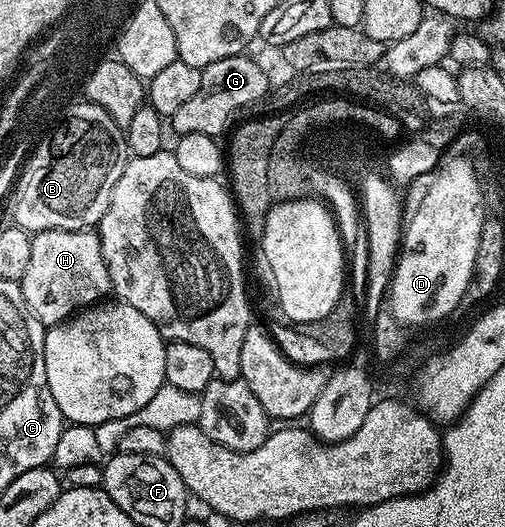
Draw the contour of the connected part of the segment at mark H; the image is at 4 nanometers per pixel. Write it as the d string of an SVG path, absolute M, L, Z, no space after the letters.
M54 229L34 234L29 247L29 263L21 284L29 311L33 311L44 327L59 325L67 318L74 317L79 310L102 302L112 288L98 232L91 229Z

